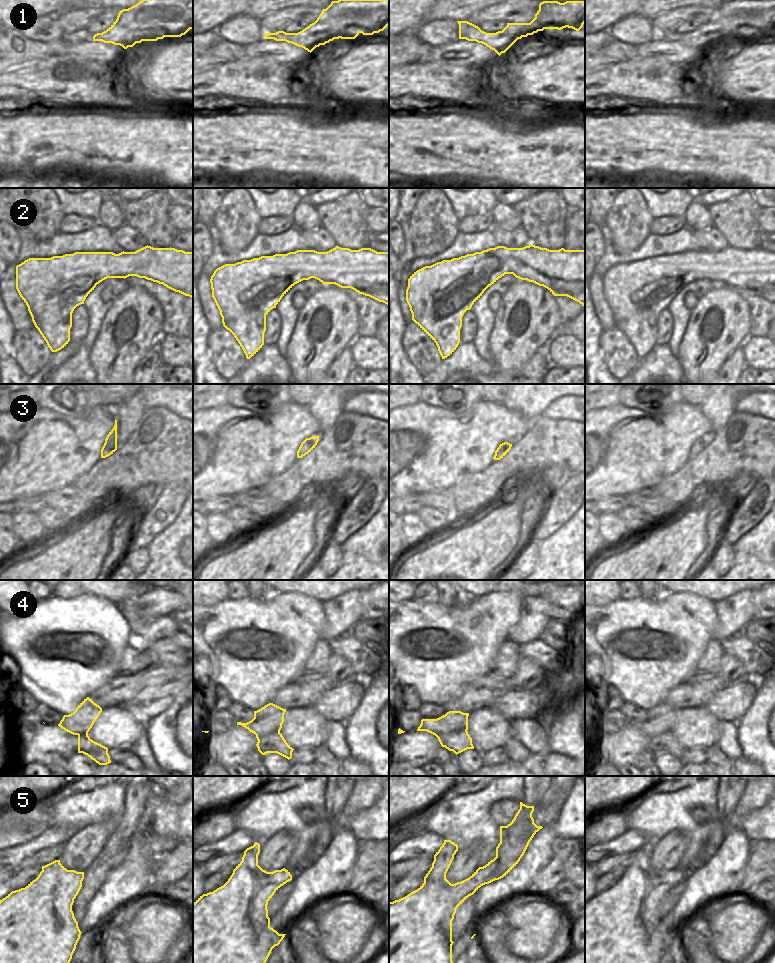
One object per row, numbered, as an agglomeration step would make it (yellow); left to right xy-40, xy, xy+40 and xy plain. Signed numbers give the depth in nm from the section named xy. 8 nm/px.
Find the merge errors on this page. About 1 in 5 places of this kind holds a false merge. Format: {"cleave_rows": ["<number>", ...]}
{"cleave_rows": ["4"]}

